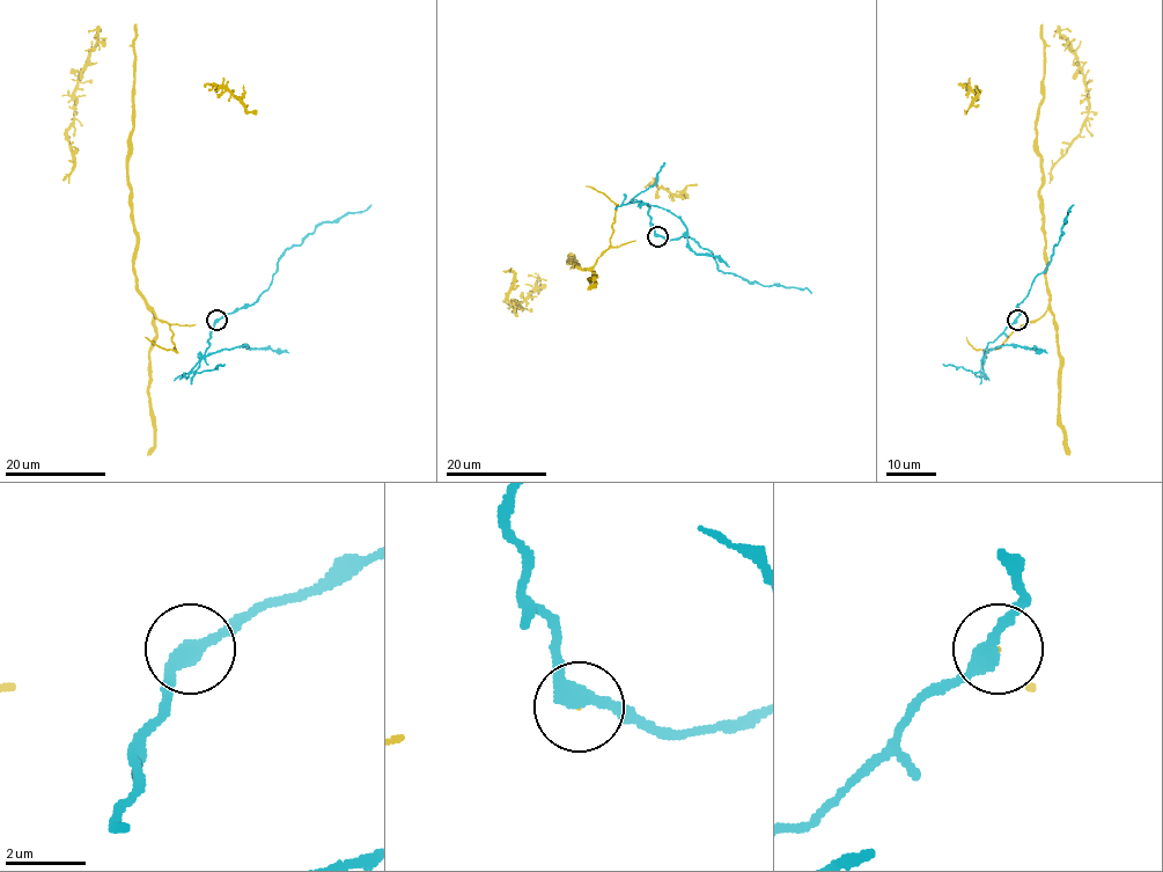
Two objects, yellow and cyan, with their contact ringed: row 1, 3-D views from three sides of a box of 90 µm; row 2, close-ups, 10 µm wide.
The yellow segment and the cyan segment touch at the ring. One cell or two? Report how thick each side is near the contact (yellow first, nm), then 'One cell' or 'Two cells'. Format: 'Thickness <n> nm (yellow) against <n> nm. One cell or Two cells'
Thickness 20 nm (yellow) against 360 nm. Two cells

